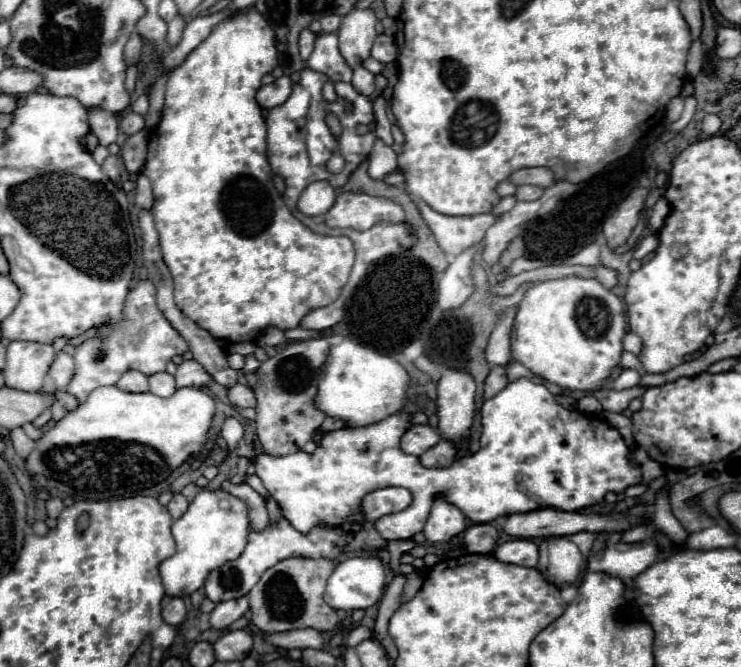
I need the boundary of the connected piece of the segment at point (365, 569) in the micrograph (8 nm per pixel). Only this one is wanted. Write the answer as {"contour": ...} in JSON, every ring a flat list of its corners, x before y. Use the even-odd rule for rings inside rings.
{"contour":[[350,556,344,558,332,576,328,578,328,588,324,592,326,604,334,610,356,610,356,608,370,608,374,606,384,592,384,568,378,558,372,556]]}

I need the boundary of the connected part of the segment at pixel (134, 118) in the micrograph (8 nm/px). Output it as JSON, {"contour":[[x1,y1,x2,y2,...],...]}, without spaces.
{"contour":[[126,112,122,122,120,122,120,130,126,134,126,136,132,136,136,134,138,130,144,128,144,118,140,114,134,114,134,112]]}

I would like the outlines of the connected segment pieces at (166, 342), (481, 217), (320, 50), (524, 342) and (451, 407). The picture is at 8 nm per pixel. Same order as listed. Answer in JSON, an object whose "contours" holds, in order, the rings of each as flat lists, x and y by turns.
{"contours":[[[150,278,140,280,126,298,124,318,116,324,108,324,98,328,98,334,94,338,84,340,80,346,76,346,74,362,76,362,76,374,68,384,68,392,76,396,80,402,88,398,88,394,100,386,116,384,118,378,126,370,140,370,146,376,152,376,156,372,164,372,168,360,172,360,176,354,184,354,190,350,190,344,174,332,172,324,162,316,160,308,156,306,156,288]],[[414,200,424,222,430,226,438,246,448,256,458,256,466,248,478,244,484,238,486,228,496,220,492,214,474,214,474,216,446,216,434,212,426,202]],[[334,32,318,34,314,52,310,54,310,60,306,64,310,70,322,72,330,80,340,80,340,82,352,80,352,70,338,50,338,36]],[[576,276,544,280,530,286,516,308,512,356,536,376,564,390,588,392,602,388,612,368,618,366,624,334,626,320,622,302,598,280]],[[448,368,438,380,438,428,442,438,460,444,462,434,472,426,476,384,470,372]]]}

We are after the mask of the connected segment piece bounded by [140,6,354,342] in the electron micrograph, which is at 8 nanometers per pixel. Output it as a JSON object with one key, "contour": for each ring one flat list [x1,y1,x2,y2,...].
{"contour":[[254,6,244,8,244,10,234,10,228,14,222,22,218,22,210,36,194,48,188,58,178,66,176,70,170,72,168,82,166,82,166,98,164,98,164,110,160,124,156,126,154,134,150,136,148,144,148,158,144,168,140,170,144,176,150,178,152,190,154,190,154,206,152,206,152,216,156,230,160,234,160,248,162,256,166,260,166,266,172,272,174,278,174,298,178,308,182,310,184,316,194,320,200,328,208,330,216,338,226,338,226,342,254,342,254,338,260,336,260,332,268,326,276,326,280,330,290,330,300,324,300,320,314,308,332,304,338,296,342,286,348,282,350,268,354,264,354,246,352,240,346,236,320,236,314,234,310,228,306,228,300,220,292,216,292,212,286,208,282,202,282,196,278,190,274,190,272,184,272,168,266,158,266,122,262,116,262,110,256,102,256,92,262,86,262,76,272,72,278,64,278,50,274,44,274,30,262,16,258,16,258,10]]}

